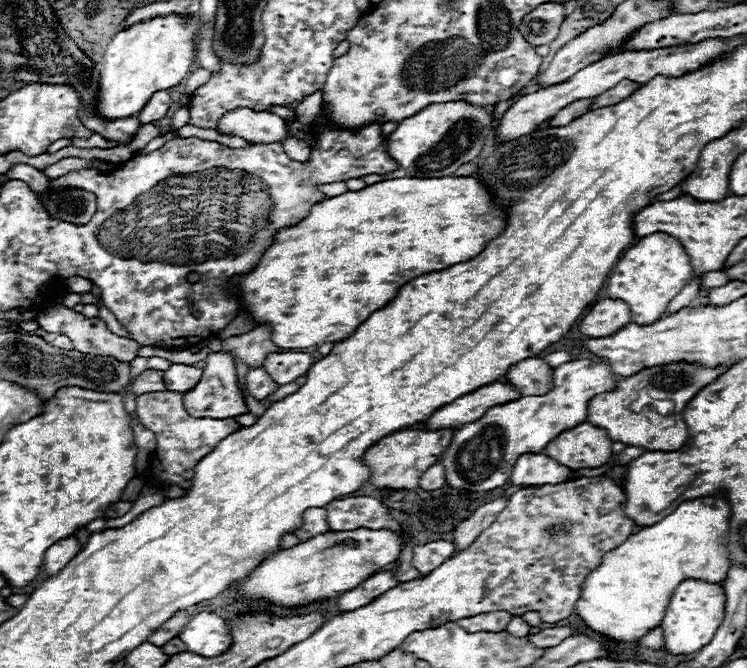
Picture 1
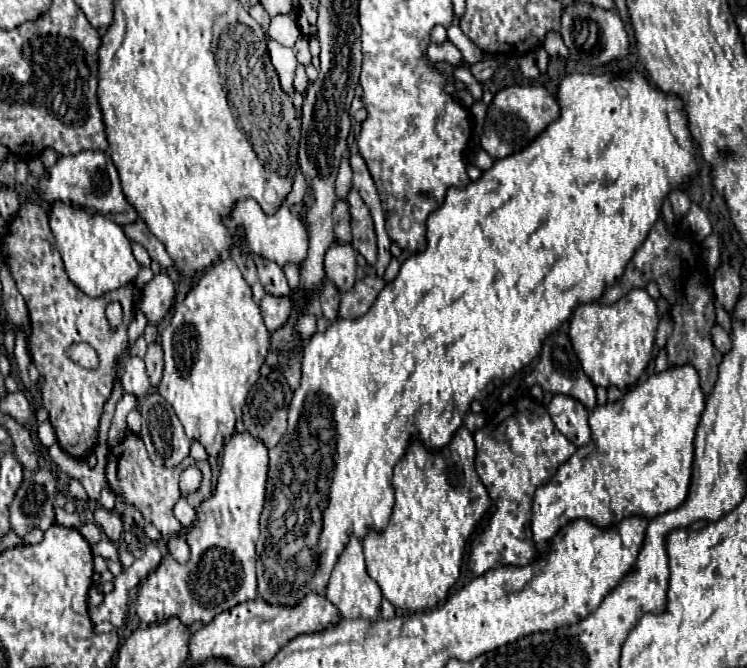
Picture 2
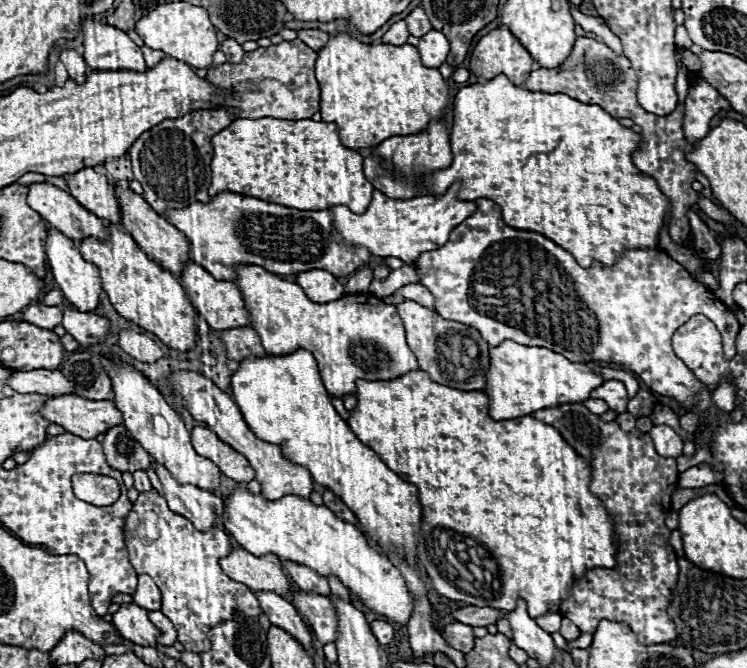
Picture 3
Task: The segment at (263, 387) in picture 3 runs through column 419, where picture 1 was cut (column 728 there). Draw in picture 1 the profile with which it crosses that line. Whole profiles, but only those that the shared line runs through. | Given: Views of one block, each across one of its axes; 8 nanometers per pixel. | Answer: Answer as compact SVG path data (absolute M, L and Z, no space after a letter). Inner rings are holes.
M714 494L712 502L702 502L702 498L682 502L670 516L630 534L616 550L608 552L602 558L602 564L598 566L598 570L594 570L582 586L580 602L576 602L576 614L592 630L616 642L636 642L650 628L662 622L670 596L682 580L704 578L708 582L722 582L726 578L730 568L726 550L724 550L728 528L730 528L728 524L730 524L730 504L724 494Z

